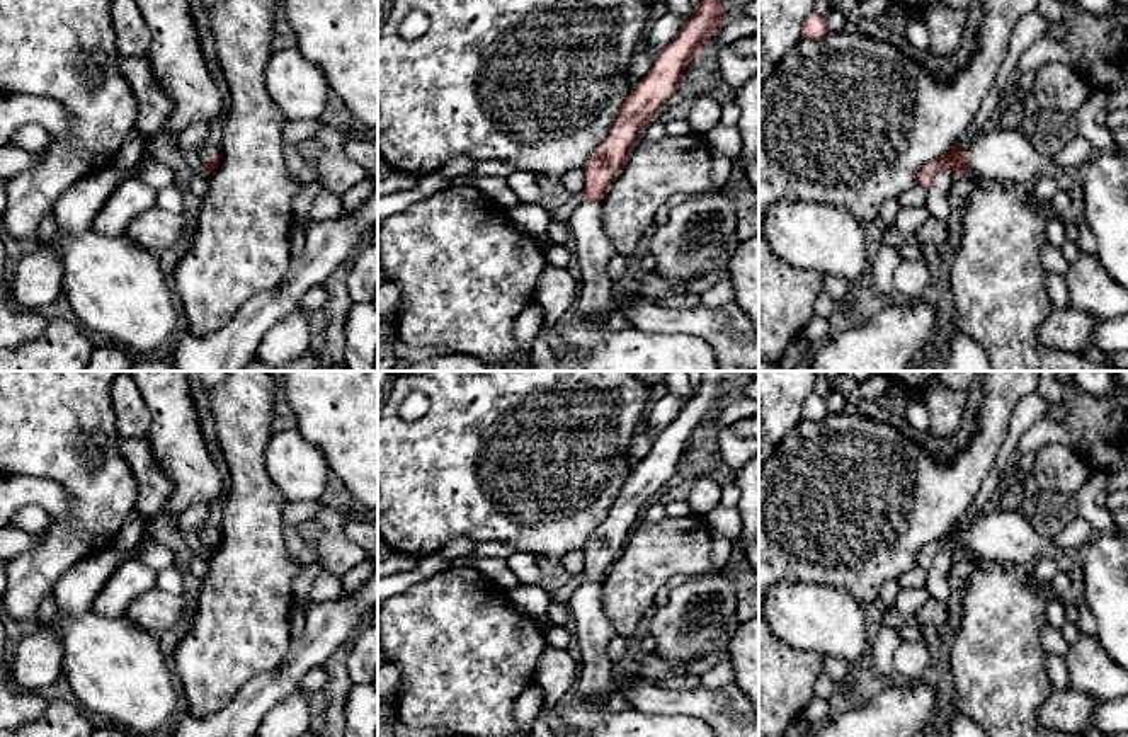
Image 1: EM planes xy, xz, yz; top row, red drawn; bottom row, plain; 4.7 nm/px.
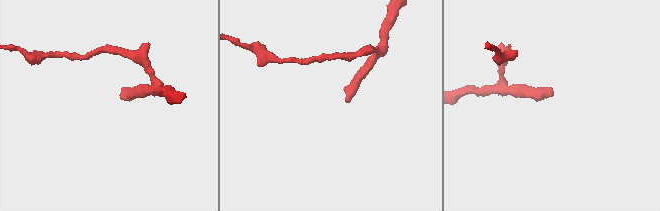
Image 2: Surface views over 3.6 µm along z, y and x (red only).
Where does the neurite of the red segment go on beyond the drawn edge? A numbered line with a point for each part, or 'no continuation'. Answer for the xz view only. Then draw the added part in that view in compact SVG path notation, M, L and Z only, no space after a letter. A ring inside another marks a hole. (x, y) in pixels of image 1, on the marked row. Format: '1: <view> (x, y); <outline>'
1: xz (596, 298); M584 201L572 214L568 230L582 272L572 311L604 323L606 315L618 306L612 281L606 274L609 260L618 252L604 233L601 203Z

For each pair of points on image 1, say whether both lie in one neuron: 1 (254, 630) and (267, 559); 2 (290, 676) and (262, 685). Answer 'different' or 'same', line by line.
1: same
2: same

